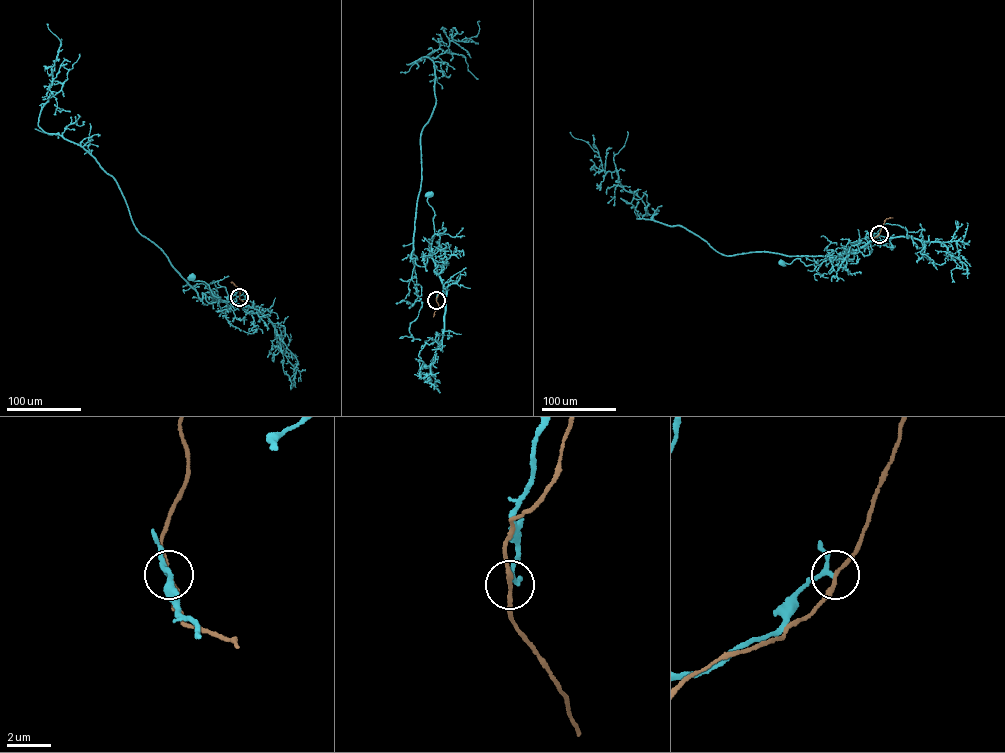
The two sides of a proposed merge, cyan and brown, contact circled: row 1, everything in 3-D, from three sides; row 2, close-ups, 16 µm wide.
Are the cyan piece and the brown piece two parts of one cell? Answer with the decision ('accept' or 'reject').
accept

